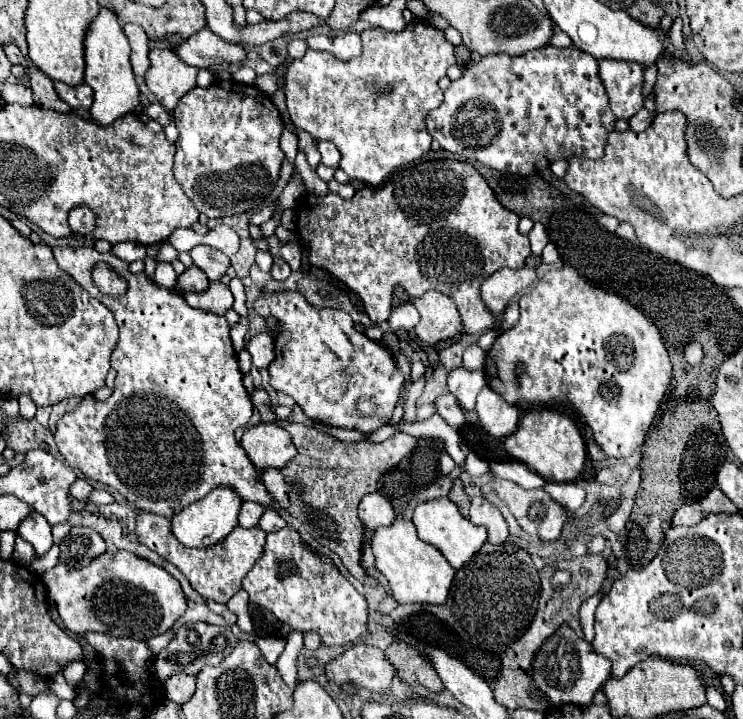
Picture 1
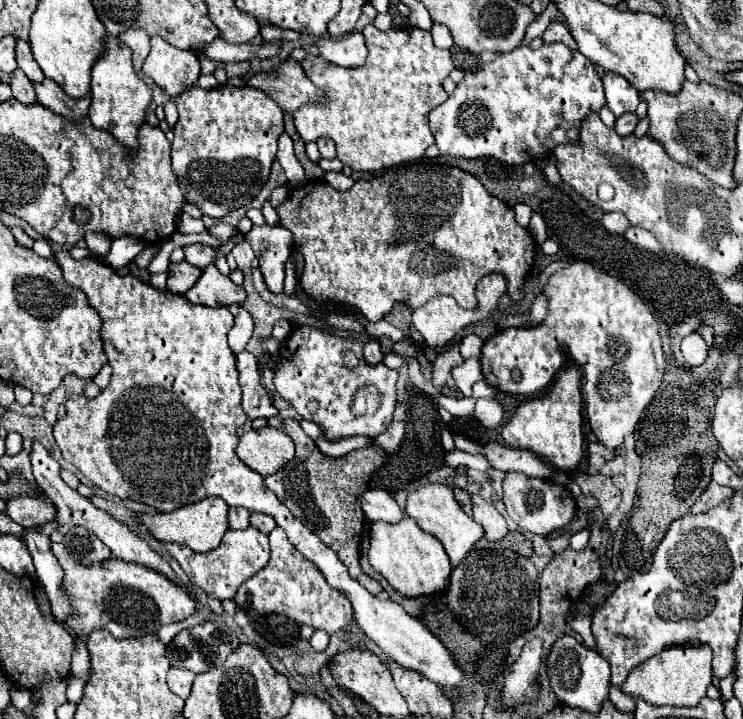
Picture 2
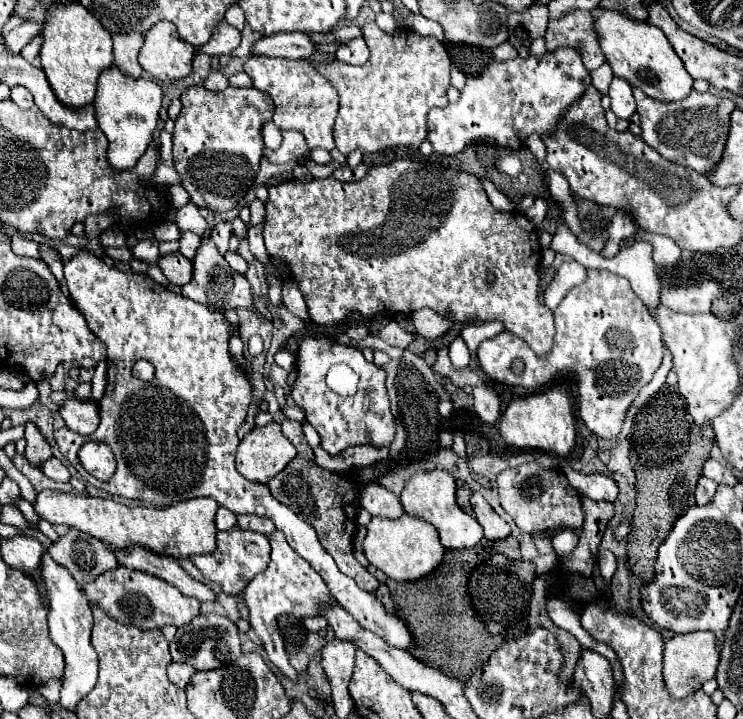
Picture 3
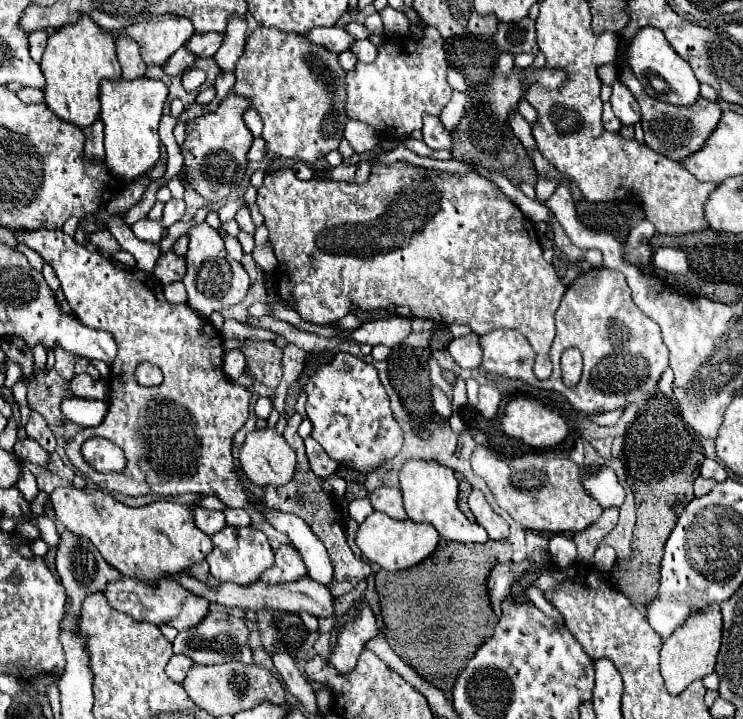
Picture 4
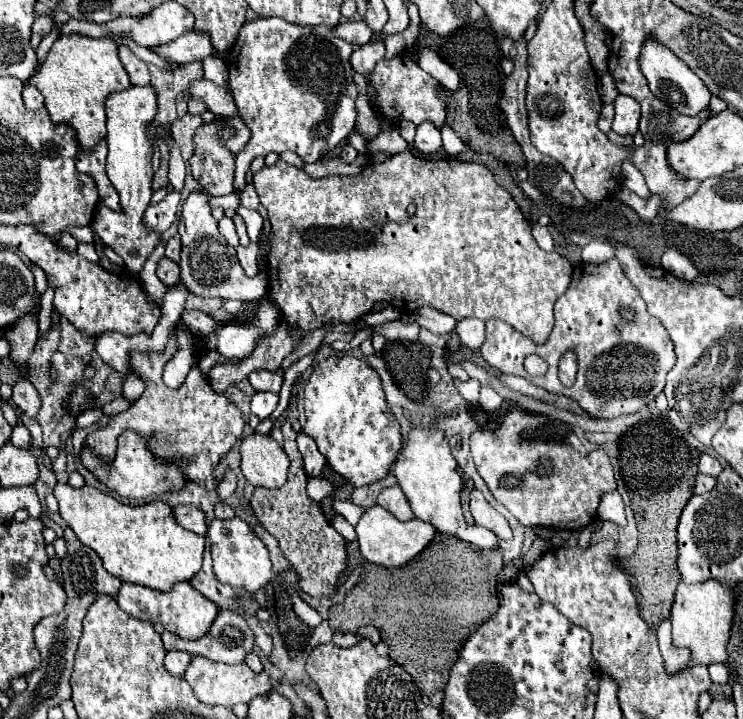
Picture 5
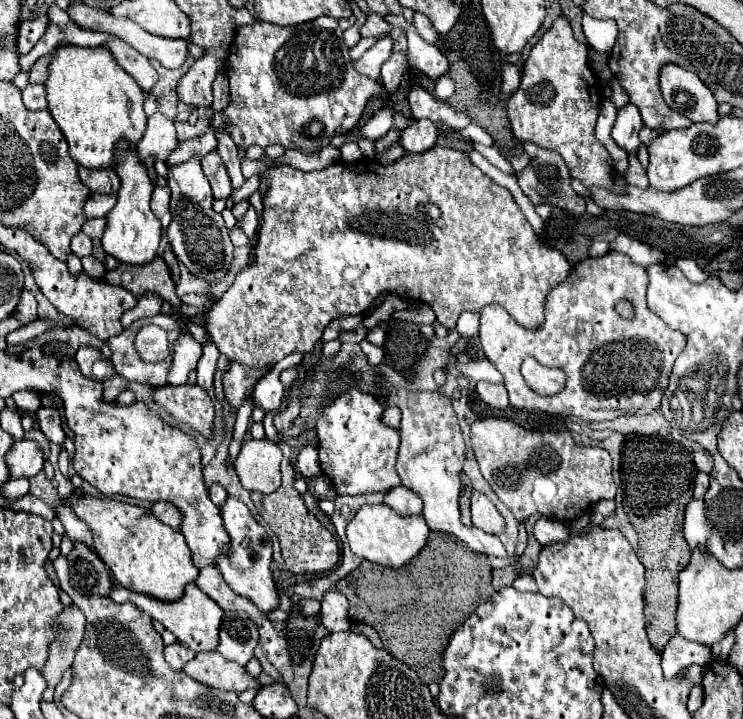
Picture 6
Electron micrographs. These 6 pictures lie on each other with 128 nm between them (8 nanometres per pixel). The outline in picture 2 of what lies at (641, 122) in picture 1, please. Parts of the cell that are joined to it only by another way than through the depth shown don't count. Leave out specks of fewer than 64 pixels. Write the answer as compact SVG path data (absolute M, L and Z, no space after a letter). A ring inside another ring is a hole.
M624 114L624 116L616 118L614 130L616 130L620 136L628 136L628 134L632 134L632 132L634 132L636 124L638 124L638 118L636 118L636 114Z

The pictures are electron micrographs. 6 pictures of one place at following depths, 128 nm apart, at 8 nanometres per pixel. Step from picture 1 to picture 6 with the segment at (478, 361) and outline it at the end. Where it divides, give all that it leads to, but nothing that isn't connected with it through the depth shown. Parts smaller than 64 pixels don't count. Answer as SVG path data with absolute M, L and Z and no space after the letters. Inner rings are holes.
M462 312L462 316L458 318L456 330L458 330L464 338L478 336L478 320L480 320L480 314L478 314L478 312Z

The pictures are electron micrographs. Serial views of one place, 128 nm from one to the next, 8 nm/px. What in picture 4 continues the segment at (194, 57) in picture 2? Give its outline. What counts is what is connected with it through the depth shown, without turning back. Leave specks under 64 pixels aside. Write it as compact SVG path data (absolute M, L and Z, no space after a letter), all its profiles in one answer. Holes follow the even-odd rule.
M160 14L148 22L132 24L120 30L122 36L132 38L140 46L142 60L146 64L164 64L184 42L194 34L188 18Z

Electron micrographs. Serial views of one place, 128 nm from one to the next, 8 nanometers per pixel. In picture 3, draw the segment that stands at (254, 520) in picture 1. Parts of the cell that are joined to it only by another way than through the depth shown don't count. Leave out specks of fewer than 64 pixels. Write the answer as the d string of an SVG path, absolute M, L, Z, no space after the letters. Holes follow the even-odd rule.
M218 508L216 512L216 528L218 530L230 530L236 526L236 514L226 510L226 508Z

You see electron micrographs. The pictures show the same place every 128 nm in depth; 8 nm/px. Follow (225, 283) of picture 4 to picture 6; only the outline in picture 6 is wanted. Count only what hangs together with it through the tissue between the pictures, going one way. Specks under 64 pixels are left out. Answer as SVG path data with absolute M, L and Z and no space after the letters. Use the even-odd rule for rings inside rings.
M192 156L190 160L168 168L168 188L170 188L170 208L172 222L164 228L168 244L180 262L188 266L194 276L204 278L206 282L224 280L232 264L232 242L224 218L212 208L212 192L206 176L200 170L200 158Z

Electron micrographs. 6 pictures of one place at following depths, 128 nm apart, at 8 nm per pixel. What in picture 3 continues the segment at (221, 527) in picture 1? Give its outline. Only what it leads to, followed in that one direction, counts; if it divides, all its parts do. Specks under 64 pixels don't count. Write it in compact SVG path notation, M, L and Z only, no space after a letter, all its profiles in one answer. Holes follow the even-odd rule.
M44 490L38 494L34 510L48 522L76 528L92 538L98 538L100 542L104 542L104 546L110 546L118 552L126 552L132 546L142 546L160 556L190 558L216 550L214 516L218 504L212 498L192 498L170 506L126 506L110 498Z

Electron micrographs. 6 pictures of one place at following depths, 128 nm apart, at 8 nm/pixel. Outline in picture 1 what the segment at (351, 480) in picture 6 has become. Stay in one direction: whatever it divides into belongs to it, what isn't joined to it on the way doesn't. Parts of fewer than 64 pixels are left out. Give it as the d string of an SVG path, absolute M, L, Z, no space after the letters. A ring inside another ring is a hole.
M298 292L264 294L260 300L254 302L254 310L260 316L272 316L284 322L284 330L276 338L276 358L268 368L270 386L278 392L292 396L310 420L320 420L328 426L358 430L362 434L370 434L376 428L390 422L390 416L394 412L394 406L400 394L400 386L404 384L404 376L398 370L392 370L396 368L396 364L390 350L384 348L380 342L370 340L366 334L358 332L352 326L350 314L346 314L344 310L314 308ZM360 398L370 398L374 402L376 408L370 416L360 414L360 408L358 408Z

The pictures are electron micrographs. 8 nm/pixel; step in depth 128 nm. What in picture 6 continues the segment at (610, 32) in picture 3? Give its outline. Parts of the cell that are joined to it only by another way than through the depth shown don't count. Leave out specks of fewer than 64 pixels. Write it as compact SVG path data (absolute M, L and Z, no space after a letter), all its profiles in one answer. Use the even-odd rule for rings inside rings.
M668 64L660 70L660 88L666 104L692 122L716 124L720 120L714 94L694 72Z

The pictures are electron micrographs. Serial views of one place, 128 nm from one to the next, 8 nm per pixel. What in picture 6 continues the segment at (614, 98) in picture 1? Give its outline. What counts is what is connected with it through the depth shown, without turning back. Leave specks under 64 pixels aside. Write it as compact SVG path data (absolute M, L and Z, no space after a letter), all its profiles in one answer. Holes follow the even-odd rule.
M626 104L624 108L618 110L618 118L616 118L616 124L612 130L612 138L628 154L638 154L638 148L642 144L638 138L640 128L642 128L642 118L640 118L638 108L634 104Z

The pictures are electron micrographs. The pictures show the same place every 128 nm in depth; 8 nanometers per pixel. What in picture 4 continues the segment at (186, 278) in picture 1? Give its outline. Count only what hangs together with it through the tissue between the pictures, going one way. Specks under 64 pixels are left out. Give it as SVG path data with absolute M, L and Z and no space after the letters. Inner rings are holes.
M174 252L162 254L154 266L154 276L166 286L170 282L184 278L184 258L176 256Z

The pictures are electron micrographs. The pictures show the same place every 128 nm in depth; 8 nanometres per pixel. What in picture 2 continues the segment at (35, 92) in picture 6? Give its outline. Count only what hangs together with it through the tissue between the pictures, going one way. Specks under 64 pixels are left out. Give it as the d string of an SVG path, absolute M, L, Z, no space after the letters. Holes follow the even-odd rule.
M20 70L14 72L14 78L12 78L12 82L10 82L10 88L12 88L12 96L14 96L18 102L22 102L22 104L34 104L34 102L36 102L32 84L30 84L30 80L26 78L24 72L20 72Z

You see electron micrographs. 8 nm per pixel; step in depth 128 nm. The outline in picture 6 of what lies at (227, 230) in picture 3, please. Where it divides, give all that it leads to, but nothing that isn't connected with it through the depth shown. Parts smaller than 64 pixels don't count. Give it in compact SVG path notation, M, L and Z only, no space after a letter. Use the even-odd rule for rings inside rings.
M320 16L294 28L280 28L268 22L242 26L228 50L224 72L230 80L230 104L222 110L222 118L226 120L226 130L230 132L238 148L248 148L252 144L260 144L262 148L280 144L284 148L294 148L300 152L318 152L320 148L328 146L334 136L352 130L360 122L368 96L376 94L382 94L386 98L386 106L394 112L393 128L405 130L410 124L404 114L398 114L380 80L372 80L356 72L350 60L350 52L344 44L342 28L338 20L330 16Z

